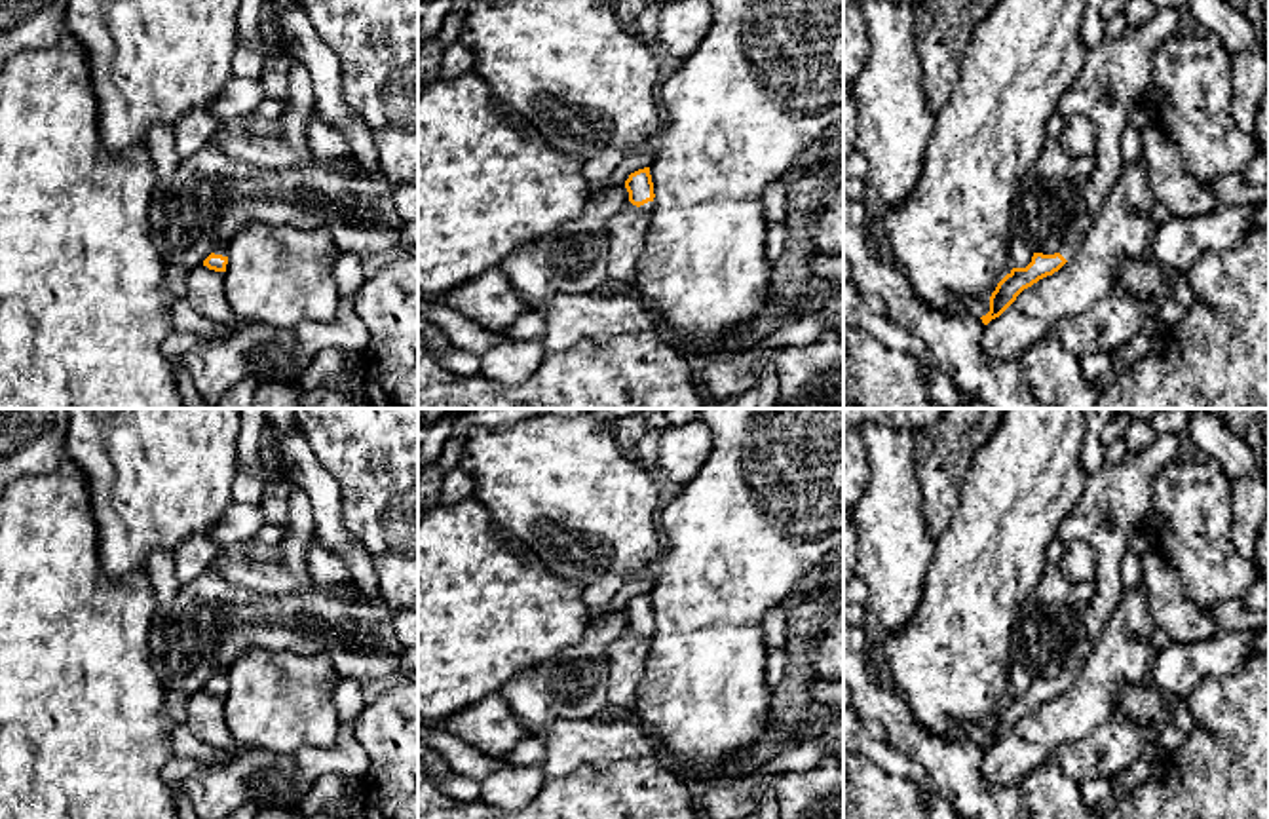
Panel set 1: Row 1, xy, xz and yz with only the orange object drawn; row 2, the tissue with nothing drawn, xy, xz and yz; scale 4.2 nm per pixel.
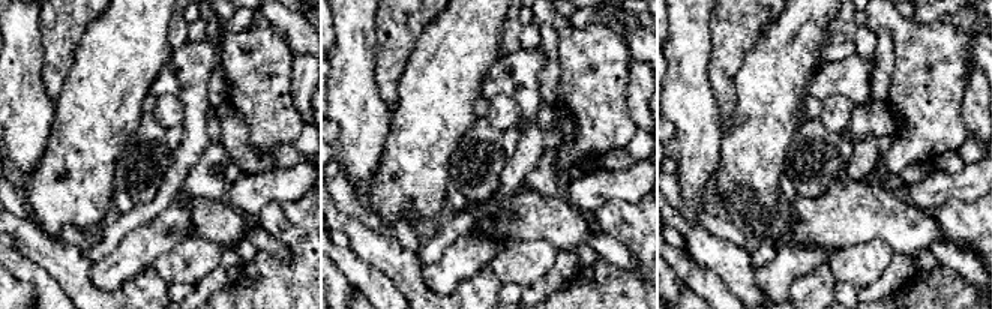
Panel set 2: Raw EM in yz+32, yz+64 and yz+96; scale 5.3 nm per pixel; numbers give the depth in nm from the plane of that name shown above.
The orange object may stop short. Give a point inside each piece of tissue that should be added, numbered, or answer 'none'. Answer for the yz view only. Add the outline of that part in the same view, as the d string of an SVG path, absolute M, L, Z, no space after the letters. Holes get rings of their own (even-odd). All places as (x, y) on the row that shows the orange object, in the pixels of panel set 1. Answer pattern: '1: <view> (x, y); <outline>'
1: yz (1116, 73); M1178 8L1157 13L1115 40L1102 40L1089 51L1077 82L1062 95L1056 112L1062 118L1081 114L1098 127L1096 165L1085 182L1085 205L1075 217L1060 255L1071 260L1079 251L1098 207L1108 200L1123 173L1121 135L1130 105L1151 93L1151 55L1178 30Z

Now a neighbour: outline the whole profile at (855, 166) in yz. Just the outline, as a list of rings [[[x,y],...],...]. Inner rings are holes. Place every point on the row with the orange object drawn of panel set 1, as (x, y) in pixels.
[[[857,148],[843,156],[843,179],[861,179],[866,181],[868,177],[868,162],[862,152]]]

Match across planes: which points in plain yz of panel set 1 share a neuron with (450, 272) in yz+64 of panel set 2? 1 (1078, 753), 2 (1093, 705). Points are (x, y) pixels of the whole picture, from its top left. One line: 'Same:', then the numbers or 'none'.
Same: 2

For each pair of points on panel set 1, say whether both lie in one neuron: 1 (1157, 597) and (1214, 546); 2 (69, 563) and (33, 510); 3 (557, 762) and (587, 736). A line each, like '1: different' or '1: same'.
1: different
2: same
3: same

